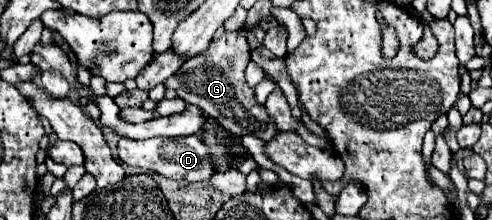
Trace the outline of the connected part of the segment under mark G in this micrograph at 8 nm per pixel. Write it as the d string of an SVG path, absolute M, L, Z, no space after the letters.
M241 30L225 32L219 40L211 42L207 52L183 62L183 66L175 72L175 76L171 76L165 82L165 86L173 88L179 94L179 98L183 98L187 104L195 104L203 108L205 114L209 114L231 134L235 136L249 134L261 140L271 140L277 128L275 124L271 124L265 108L255 102L253 90L245 82L243 70L247 62L249 62L249 46L245 34Z

